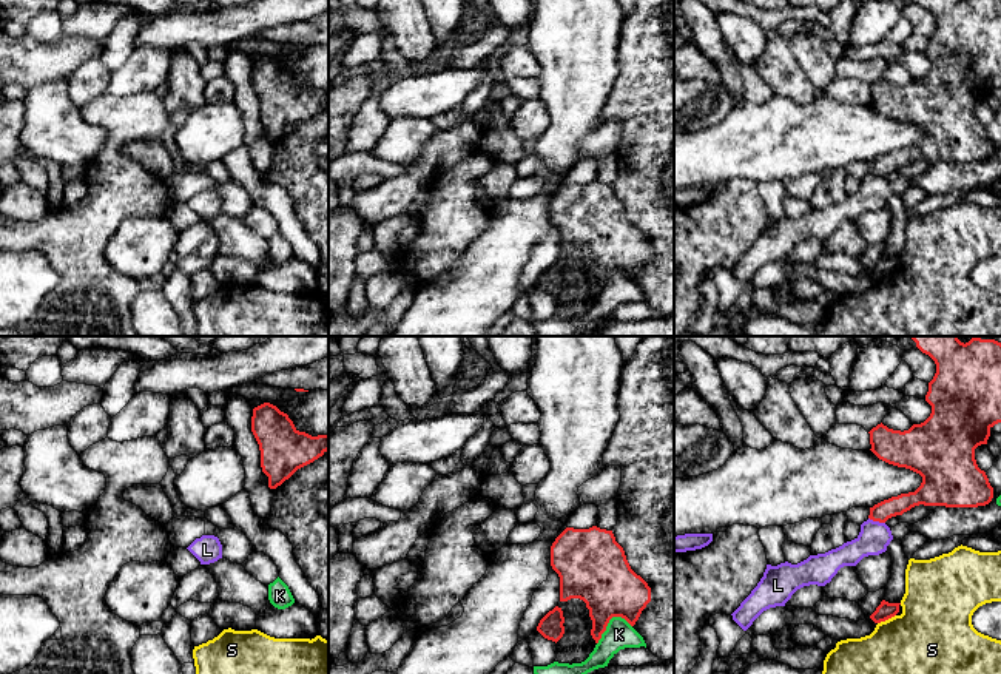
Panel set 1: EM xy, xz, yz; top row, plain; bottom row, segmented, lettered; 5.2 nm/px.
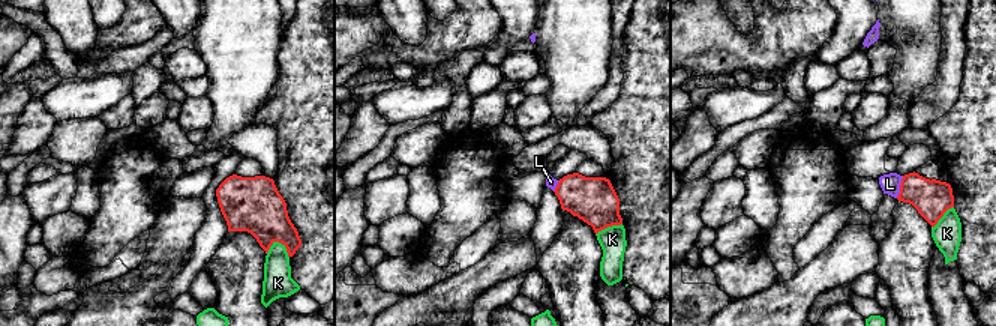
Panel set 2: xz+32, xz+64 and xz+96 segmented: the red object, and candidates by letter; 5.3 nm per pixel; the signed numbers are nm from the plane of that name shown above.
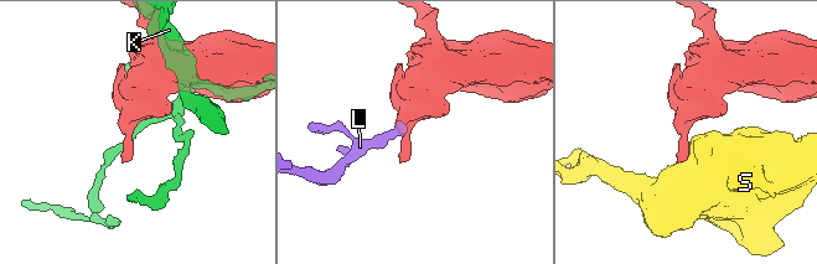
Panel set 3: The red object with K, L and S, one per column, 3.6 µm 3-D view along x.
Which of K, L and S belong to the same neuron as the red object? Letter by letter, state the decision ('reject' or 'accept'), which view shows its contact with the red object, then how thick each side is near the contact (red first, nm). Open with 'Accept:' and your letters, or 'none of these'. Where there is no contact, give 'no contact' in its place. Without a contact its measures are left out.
Accept: none of these
K: reject; meets red in xz; 320 nm thick on the red side, 150 nm on the other
L: reject; meets red in yz; 100 nm thick on the red side, 160 nm on the other
S: reject; meets red in yz; 90 nm thick on the red side, 380 nm on the other

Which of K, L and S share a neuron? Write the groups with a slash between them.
K / L / S

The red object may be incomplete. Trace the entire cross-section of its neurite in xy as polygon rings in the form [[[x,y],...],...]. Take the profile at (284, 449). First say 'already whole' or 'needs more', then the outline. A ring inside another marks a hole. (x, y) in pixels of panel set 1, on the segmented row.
already whole; [[[270,403],[253,409],[251,432],[259,444],[261,467],[270,489],[329,450],[329,435],[299,432],[288,415]]]

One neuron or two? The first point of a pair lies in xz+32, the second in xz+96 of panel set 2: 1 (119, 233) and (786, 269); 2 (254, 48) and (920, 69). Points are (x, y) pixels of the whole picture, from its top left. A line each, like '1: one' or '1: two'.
1: one
2: one

